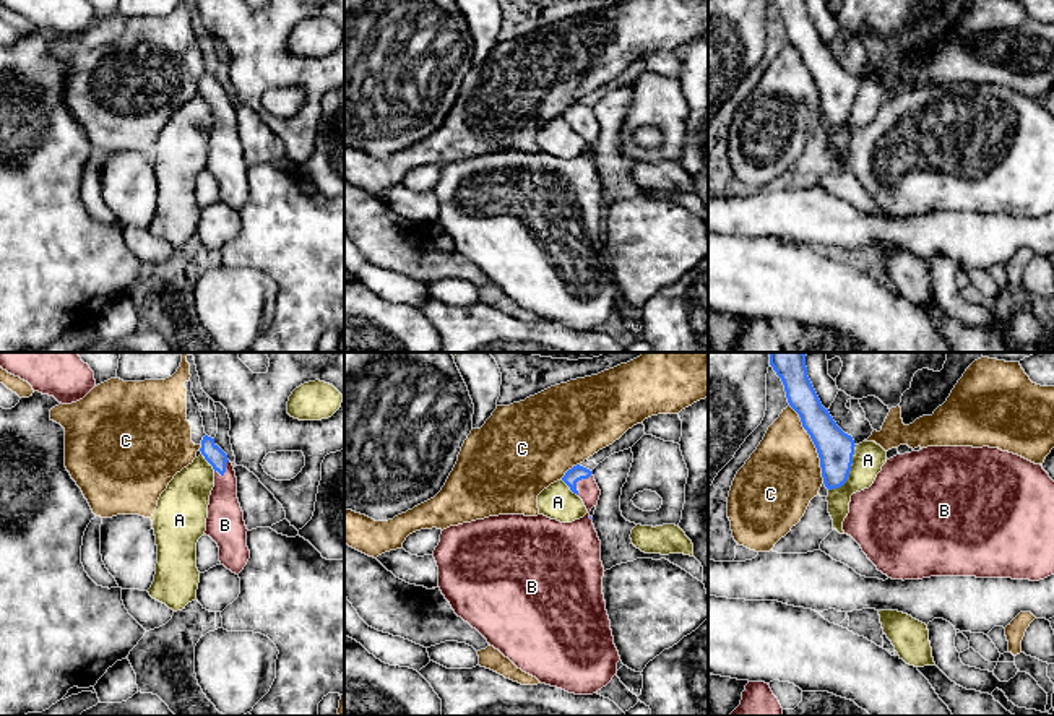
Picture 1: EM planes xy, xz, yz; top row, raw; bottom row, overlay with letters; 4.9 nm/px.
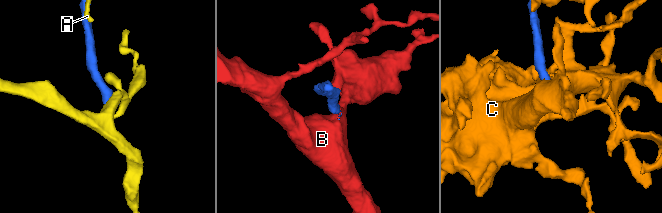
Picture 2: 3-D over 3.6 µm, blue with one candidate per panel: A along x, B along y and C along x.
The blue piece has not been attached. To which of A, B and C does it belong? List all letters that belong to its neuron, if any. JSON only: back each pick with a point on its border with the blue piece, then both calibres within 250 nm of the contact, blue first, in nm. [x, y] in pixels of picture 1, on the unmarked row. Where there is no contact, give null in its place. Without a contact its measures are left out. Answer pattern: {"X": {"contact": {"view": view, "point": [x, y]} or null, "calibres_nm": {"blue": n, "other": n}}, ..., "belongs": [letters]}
{"B": {"contact": {"view": "xz", "point": [578, 116]}, "calibres_nm": {"blue": 80, "other": 120}}, "belongs": ["B"]}

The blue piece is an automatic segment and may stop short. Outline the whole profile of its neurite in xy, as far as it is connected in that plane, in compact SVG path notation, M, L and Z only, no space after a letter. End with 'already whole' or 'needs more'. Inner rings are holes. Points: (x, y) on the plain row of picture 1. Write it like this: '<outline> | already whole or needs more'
M205 71L201 91L214 106L214 123L210 132L206 167L219 183L219 198L239 211L250 195L247 162L237 135L237 114L227 91Z | needs more

